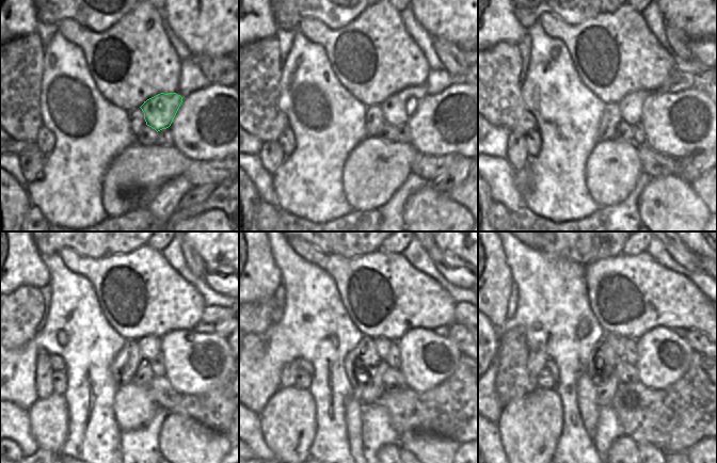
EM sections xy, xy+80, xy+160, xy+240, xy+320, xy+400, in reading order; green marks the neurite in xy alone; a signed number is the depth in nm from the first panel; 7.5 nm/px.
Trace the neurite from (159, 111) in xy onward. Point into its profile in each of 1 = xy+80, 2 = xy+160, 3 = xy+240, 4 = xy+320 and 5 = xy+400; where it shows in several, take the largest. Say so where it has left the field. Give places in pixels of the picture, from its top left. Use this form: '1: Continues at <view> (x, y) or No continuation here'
1: Continues at xy+80 (394, 109)
2: Continues at xy+160 (631, 107)
3: Continues at xy+240 (149, 347)
4: Continues at xy+320 (382, 344)
5: Continues at xy+400 (618, 342).

